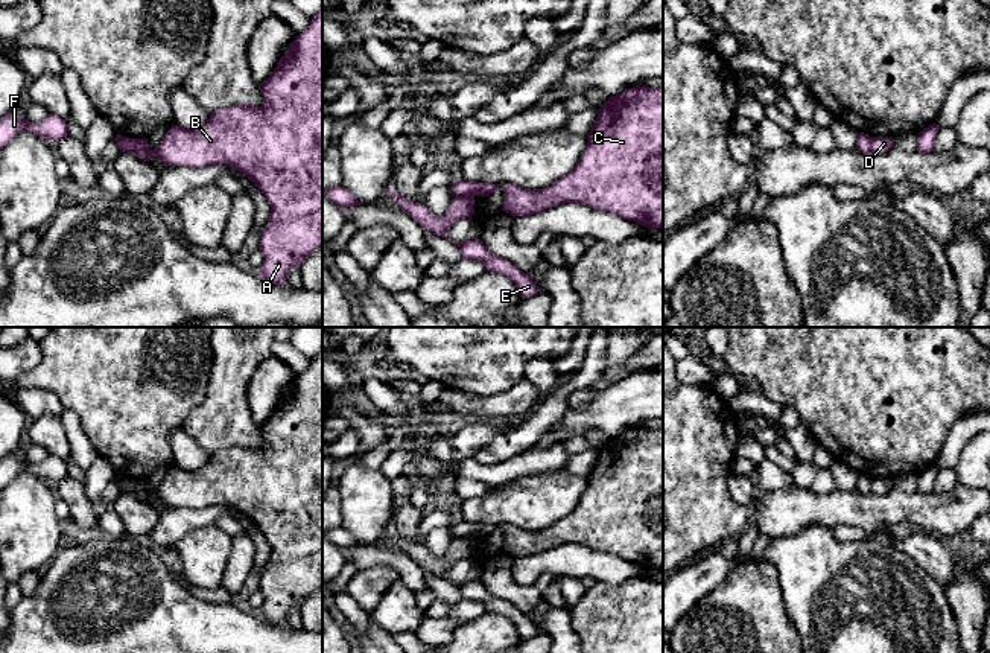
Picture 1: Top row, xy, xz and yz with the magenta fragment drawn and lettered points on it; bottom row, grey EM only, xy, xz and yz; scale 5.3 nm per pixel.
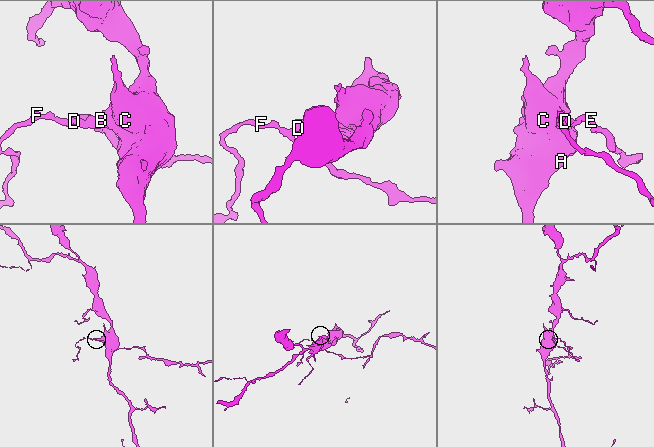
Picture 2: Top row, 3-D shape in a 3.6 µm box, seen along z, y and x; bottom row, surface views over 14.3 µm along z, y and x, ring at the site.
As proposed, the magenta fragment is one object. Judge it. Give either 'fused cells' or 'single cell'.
fused cells

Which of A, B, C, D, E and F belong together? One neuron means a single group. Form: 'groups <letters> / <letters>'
groups A B C / D E F

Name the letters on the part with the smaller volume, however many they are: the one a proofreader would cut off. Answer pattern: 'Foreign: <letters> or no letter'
Foreign: D, E, F

